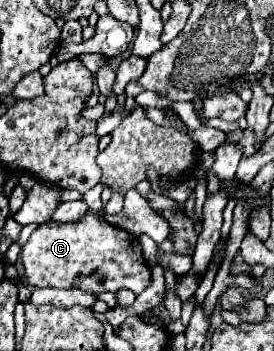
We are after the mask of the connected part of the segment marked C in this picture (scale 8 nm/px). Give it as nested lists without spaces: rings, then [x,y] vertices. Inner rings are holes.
[[[91,211],[79,223],[49,221],[39,225],[39,229],[23,245],[21,263],[31,287],[79,287],[87,293],[129,289],[139,295],[153,281],[139,239],[121,227],[101,221]]]

